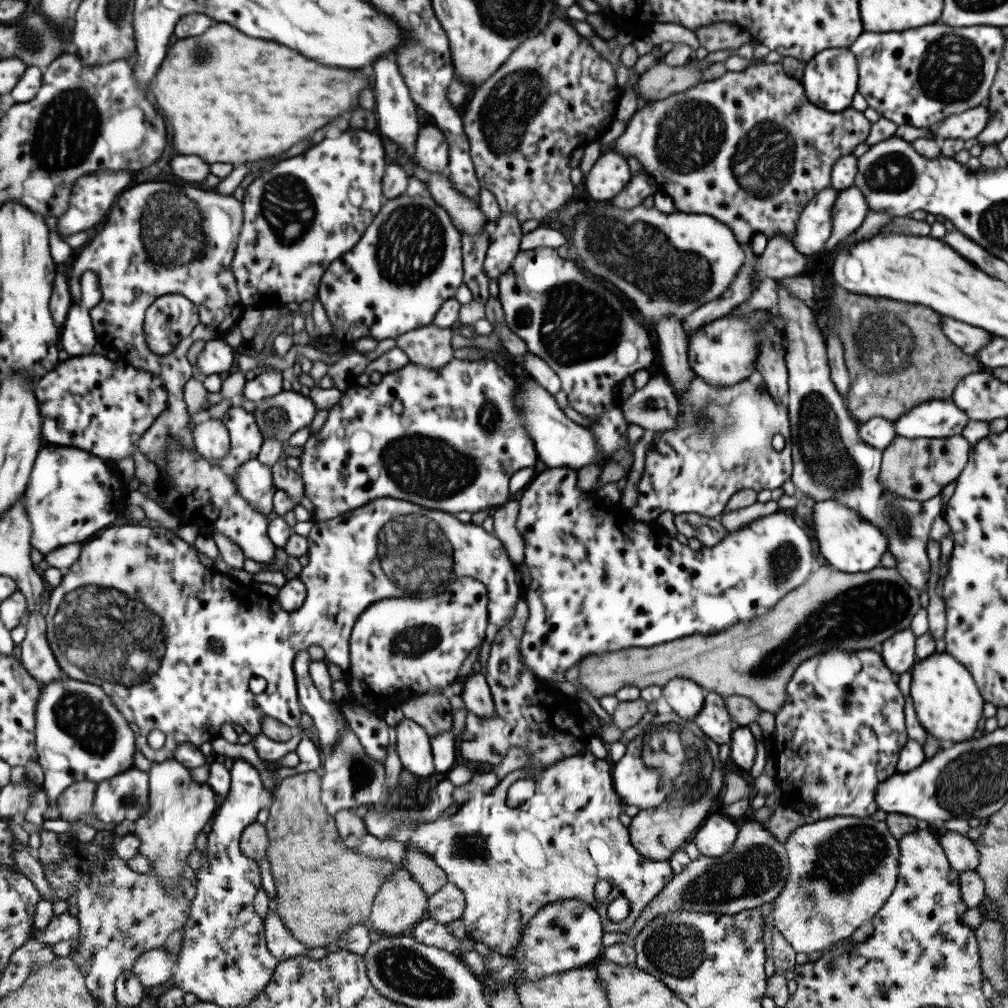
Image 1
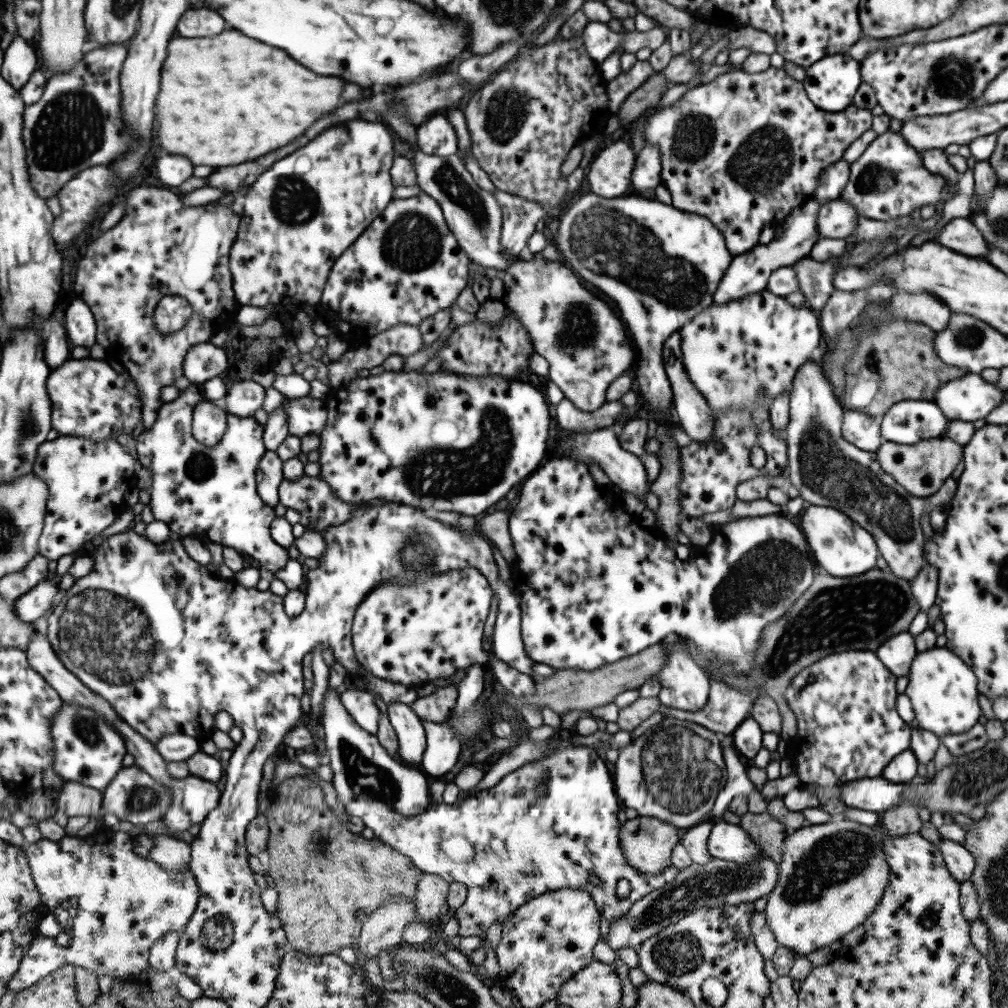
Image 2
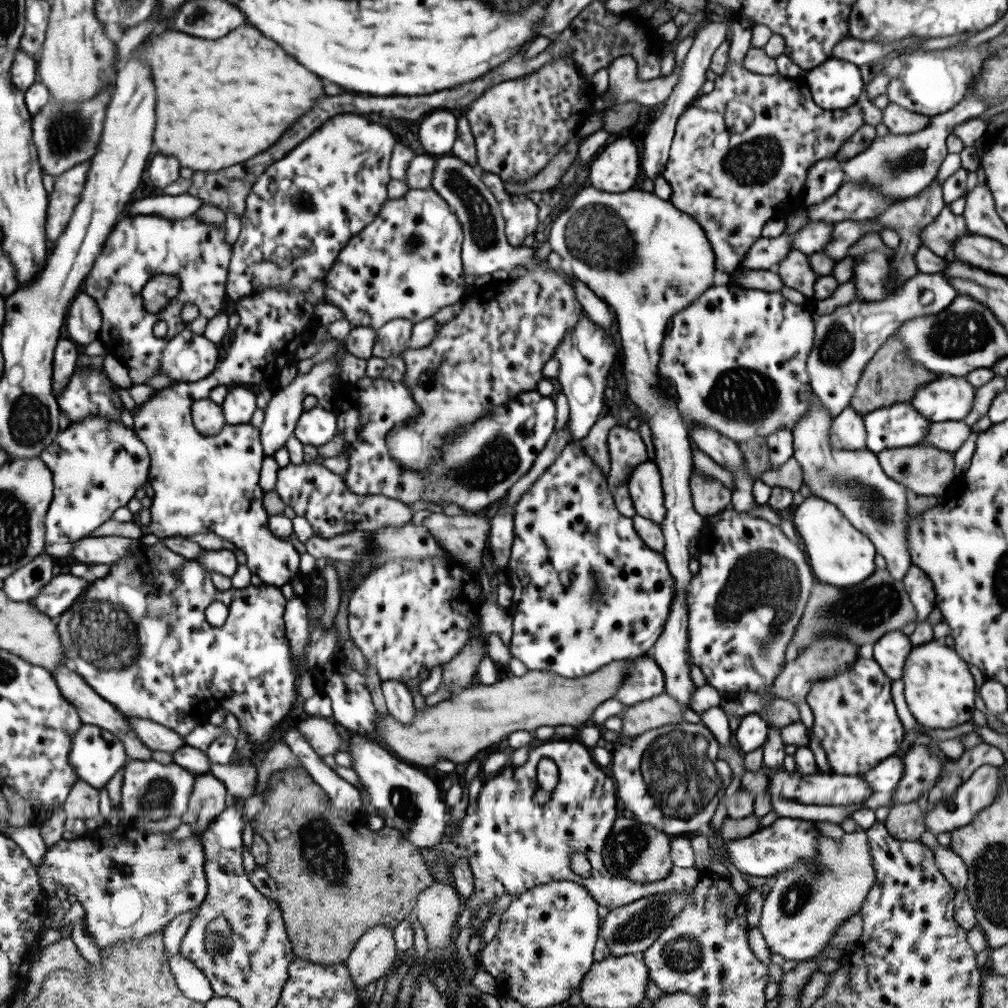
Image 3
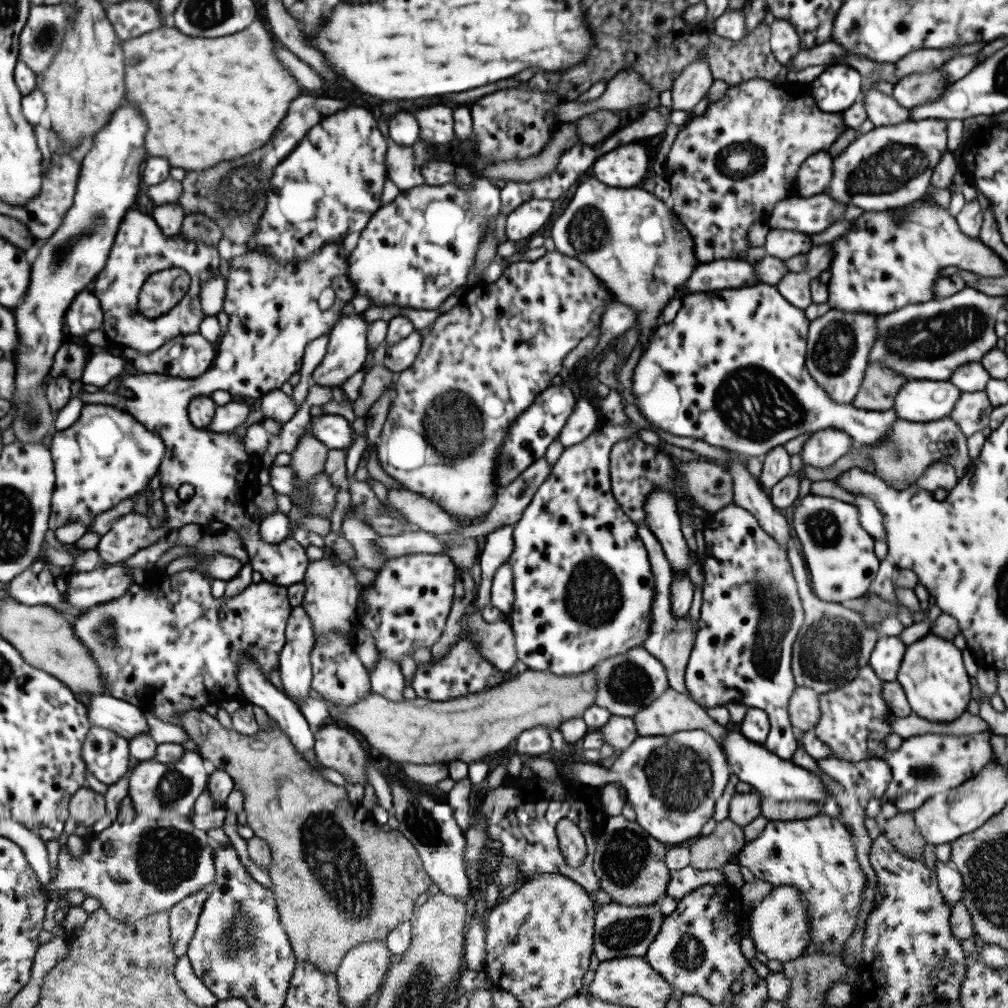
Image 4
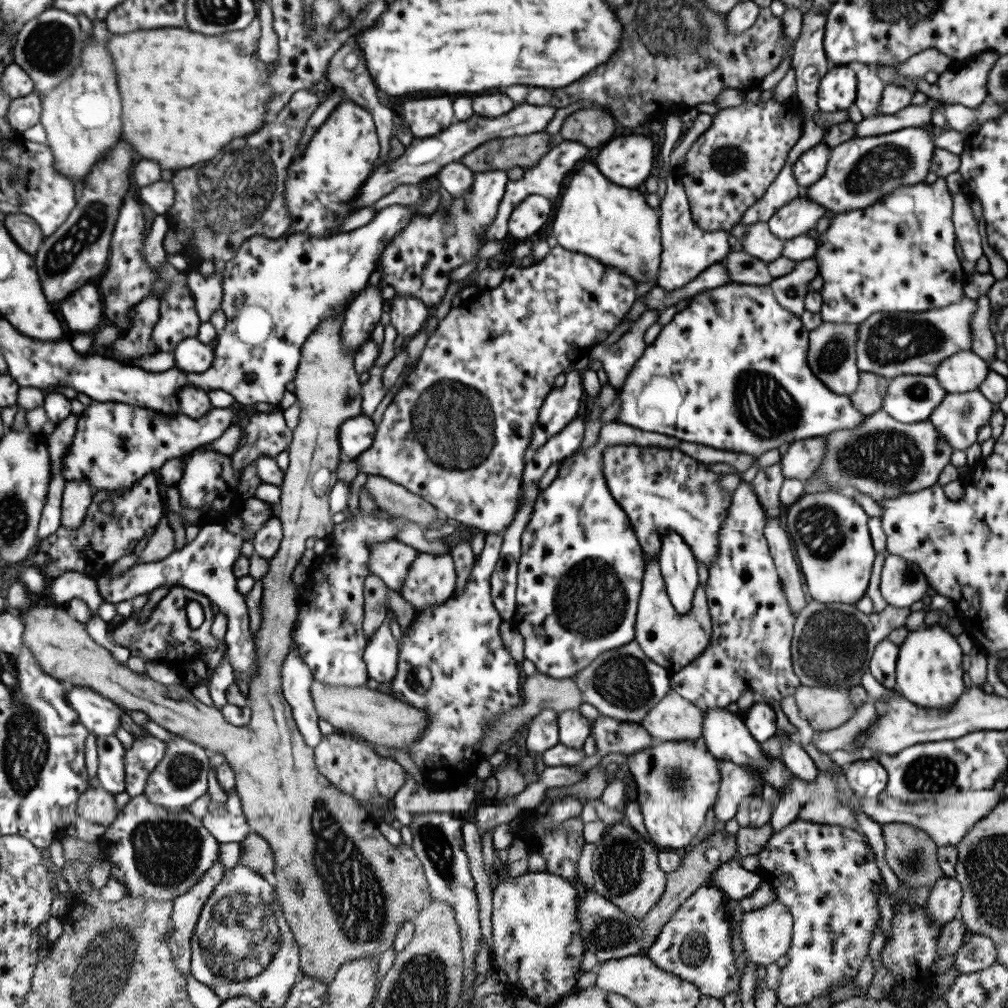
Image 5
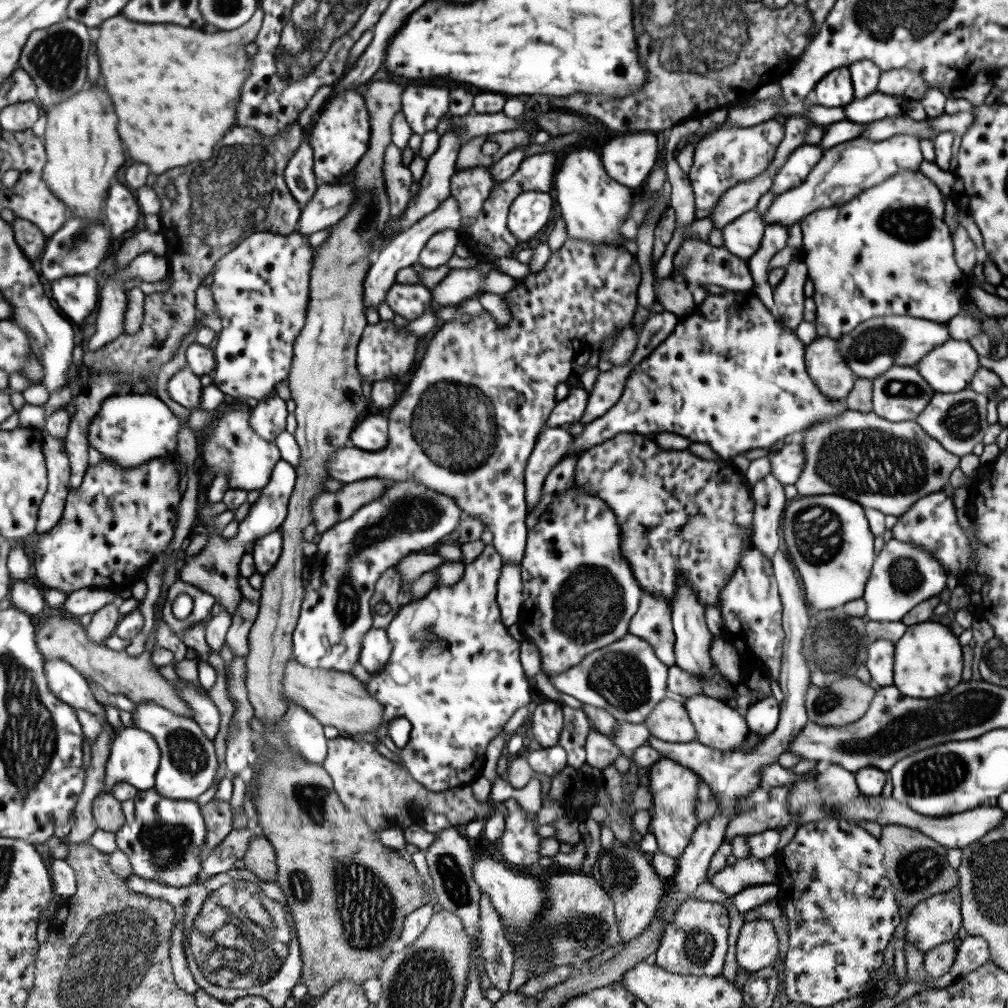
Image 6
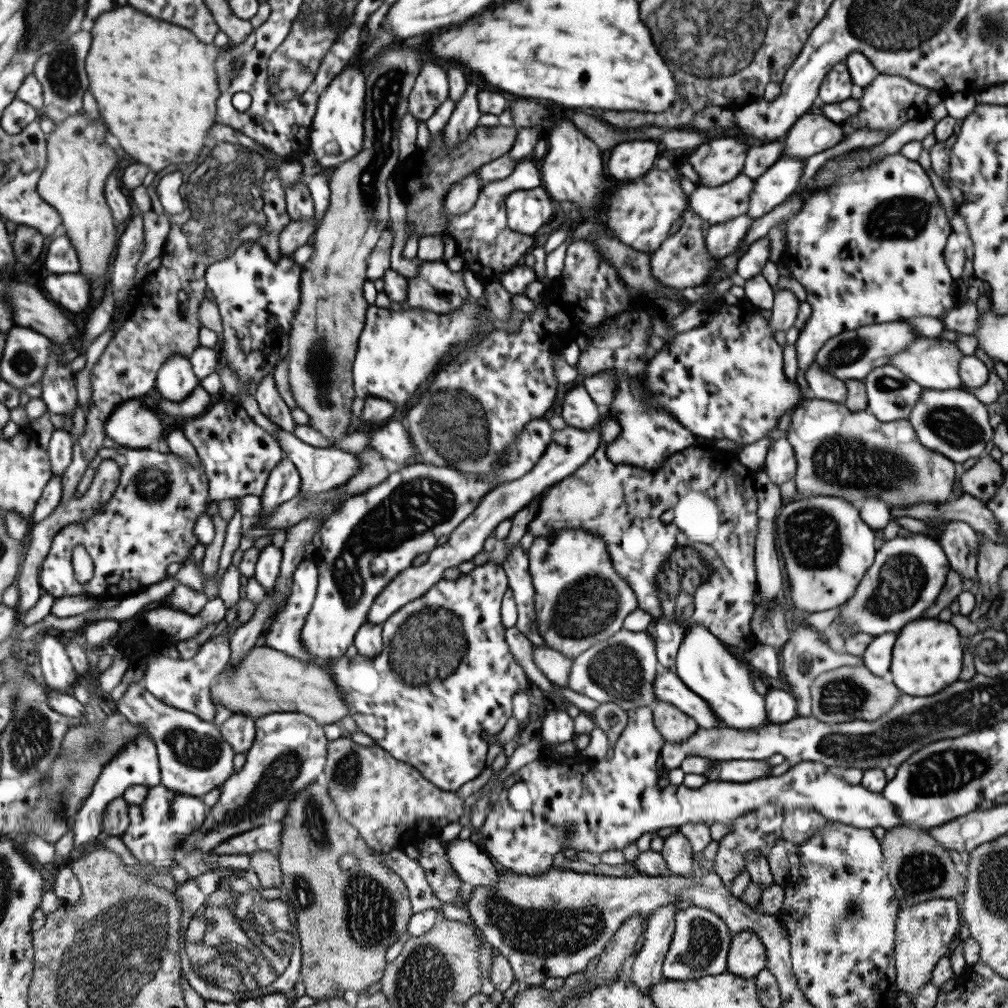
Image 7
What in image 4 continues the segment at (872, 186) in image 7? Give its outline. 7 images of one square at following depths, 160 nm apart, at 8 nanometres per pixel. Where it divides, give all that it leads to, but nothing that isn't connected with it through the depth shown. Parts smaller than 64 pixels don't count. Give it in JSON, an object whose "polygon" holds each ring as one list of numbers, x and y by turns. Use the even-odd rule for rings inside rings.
{"polygon":[[917,199,905,207,904,214,895,219,892,210,864,211,855,218,851,230,832,242,833,256,827,271,830,272,827,285,826,304,831,310,882,315,913,304,923,304,933,299,933,283,938,280,938,270,945,266,957,266,979,276,993,278,1006,274,1006,264,993,250,981,243,978,238,967,238,959,230,947,209,935,203]]}

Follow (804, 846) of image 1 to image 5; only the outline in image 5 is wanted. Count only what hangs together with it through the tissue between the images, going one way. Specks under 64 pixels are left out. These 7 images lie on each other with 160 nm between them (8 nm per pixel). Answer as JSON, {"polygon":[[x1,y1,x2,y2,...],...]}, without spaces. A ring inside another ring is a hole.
{"polygon":[[777,899,762,908,743,912,740,936,747,958,757,966,773,964,778,958,787,954,792,935,792,920,787,907]]}

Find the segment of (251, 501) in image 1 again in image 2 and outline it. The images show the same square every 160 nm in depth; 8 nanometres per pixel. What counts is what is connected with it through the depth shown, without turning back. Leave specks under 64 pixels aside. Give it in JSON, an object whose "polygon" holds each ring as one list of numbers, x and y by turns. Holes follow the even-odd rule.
{"polygon":[[266,450,257,463,254,475,257,496,267,506,278,503,278,486,282,481,282,460,275,451]]}

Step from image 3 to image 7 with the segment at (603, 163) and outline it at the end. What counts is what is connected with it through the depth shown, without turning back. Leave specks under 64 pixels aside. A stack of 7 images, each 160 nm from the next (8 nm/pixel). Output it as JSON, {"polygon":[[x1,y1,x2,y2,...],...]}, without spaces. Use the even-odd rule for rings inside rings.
{"polygon":[[632,139,620,142,604,155,611,180,633,181,654,167,657,145,653,140]]}

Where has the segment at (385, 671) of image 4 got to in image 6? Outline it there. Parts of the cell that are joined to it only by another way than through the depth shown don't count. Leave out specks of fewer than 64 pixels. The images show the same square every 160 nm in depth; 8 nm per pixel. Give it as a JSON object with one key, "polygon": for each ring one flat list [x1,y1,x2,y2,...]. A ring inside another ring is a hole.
{"polygon":[[370,628,361,640,358,663,369,673,375,672,385,666,391,653,391,643,386,638,386,632,381,628]]}

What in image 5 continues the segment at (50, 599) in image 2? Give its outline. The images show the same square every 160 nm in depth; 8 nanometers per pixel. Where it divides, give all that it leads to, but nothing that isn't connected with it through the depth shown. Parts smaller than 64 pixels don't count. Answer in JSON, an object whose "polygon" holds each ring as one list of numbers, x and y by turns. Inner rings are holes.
{"polygon":[[216,522,199,526,196,537,186,541,184,547,174,550,165,558,152,563,135,563,118,575,99,575,94,579,97,592,103,603,115,605,123,600,129,600,138,594,150,593,160,585,170,587,184,586,189,590,202,594,204,600,209,600,218,606,218,610,226,616,226,631,224,634,227,650,226,667,233,671,234,681,245,681,253,677,257,666,255,662,255,643,251,640,247,607,244,597,235,590,233,563,239,555,238,548,245,540,241,535,225,532]]}

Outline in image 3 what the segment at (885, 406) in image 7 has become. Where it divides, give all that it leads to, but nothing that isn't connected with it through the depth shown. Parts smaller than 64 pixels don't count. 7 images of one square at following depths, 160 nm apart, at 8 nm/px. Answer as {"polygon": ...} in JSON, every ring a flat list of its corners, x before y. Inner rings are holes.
{"polygon":[[941,377,920,386,909,400,930,422,959,421,969,414,977,388,965,377]]}

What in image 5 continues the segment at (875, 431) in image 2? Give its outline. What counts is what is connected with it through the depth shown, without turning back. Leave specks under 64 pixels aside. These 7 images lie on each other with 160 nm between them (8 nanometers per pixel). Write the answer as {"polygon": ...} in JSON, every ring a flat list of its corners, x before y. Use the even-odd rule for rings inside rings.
{"polygon":[[823,437,791,442,779,460,782,475,784,478,796,478,803,482,819,468,825,451,826,444]]}

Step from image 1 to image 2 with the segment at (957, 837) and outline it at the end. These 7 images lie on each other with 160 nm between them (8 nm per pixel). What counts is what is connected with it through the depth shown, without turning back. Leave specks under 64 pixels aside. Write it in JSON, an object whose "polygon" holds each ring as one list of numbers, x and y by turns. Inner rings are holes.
{"polygon":[[941,838,938,849,946,869,958,883,970,877,974,867,974,858,961,843]]}

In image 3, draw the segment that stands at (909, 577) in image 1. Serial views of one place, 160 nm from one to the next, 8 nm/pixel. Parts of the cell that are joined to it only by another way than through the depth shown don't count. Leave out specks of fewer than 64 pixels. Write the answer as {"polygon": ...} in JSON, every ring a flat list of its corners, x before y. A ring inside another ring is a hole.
{"polygon":[[812,392,808,396,808,407,792,428,792,457,801,467,802,484,807,486,809,496,830,502,858,530,869,539,875,552,884,558,886,571,891,578,901,581,907,569,912,565,907,546,908,511,905,503,905,490,898,482,891,480,879,466,874,452,865,449,839,450,829,446,828,430,832,416,823,403]]}

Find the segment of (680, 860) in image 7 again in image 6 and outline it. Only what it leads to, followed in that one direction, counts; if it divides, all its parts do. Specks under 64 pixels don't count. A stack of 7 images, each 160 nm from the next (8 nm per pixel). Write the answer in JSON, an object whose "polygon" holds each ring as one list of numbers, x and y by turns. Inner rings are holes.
{"polygon":[[661,757,647,767,647,778,653,803,649,821,650,833,656,840,657,851,677,860,698,825,695,811,699,776,695,776,690,768,681,766,673,759]]}

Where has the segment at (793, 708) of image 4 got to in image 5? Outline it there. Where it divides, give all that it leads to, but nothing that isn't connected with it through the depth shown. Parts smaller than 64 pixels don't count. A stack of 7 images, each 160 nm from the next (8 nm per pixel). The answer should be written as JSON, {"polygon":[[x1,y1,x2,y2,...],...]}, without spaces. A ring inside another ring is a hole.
{"polygon":[[800,685,792,694,799,718,806,720,813,731,837,728,847,722,855,707,845,689,827,689]]}

